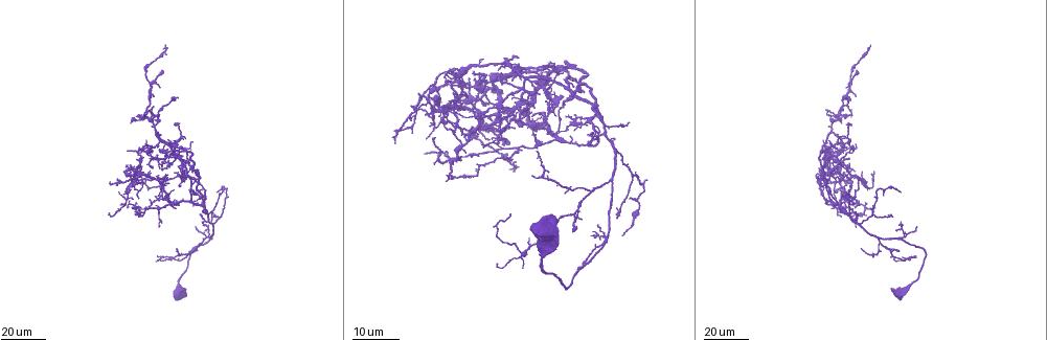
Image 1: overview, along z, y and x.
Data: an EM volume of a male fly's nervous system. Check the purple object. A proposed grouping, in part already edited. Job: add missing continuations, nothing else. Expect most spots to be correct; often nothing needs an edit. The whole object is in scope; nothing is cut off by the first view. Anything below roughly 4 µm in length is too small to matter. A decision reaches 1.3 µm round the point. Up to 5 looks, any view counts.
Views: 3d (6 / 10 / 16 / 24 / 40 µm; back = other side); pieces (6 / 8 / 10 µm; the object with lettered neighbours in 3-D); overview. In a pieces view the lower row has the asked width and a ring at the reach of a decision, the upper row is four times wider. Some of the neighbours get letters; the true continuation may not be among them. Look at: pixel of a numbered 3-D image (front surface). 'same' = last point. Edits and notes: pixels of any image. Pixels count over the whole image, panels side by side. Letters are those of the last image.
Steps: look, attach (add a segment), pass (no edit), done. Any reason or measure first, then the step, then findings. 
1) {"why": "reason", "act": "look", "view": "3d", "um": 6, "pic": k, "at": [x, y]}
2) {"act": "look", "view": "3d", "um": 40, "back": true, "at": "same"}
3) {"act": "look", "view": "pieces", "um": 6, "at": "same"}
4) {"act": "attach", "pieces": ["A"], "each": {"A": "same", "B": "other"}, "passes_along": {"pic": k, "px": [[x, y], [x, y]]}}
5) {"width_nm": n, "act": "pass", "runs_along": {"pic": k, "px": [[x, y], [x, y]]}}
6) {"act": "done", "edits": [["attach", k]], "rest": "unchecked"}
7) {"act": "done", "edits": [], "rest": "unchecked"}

{"why": "thin end", "act": "look", "view": "3d", "um": 24, "pic": 1, "at": [164, 46]}

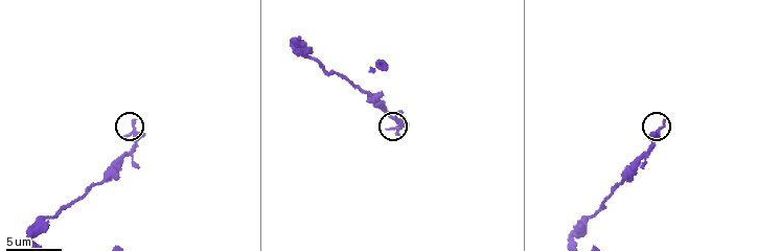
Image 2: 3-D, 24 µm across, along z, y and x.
{"act": "look", "view": "pieces", "um": 6, "pic": 2, "at": [399, 134]}

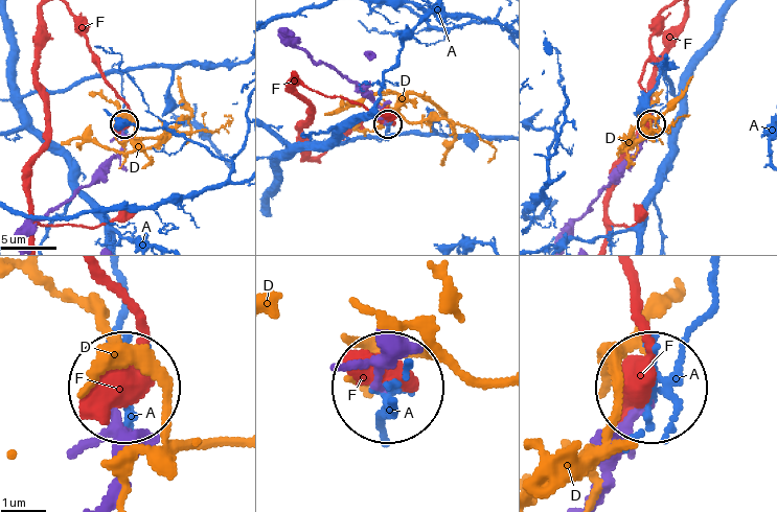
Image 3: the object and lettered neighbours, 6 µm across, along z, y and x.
{"act": "pass", "each": {"A": "other", "D": "other", "F": "other"}, "found": "no lettered segment goes on from it"}

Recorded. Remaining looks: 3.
{"why": "branch stops here", "act": "look", "view": "3d", "um": 24, "pic": 1, "at": [154, 96]}

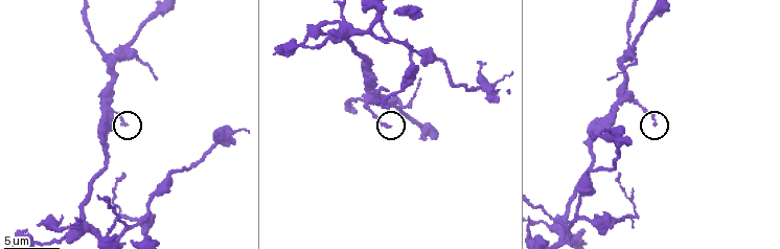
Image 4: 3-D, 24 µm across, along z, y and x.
{"act": "look", "view": "3d", "um": 10, "pic": 4, "at": [126, 124]}

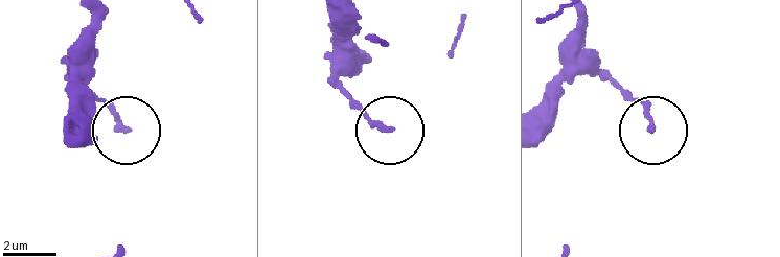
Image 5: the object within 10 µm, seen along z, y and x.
{"act": "look", "view": "pieces", "um": 8, "pic": 5, "at": [652, 127]}

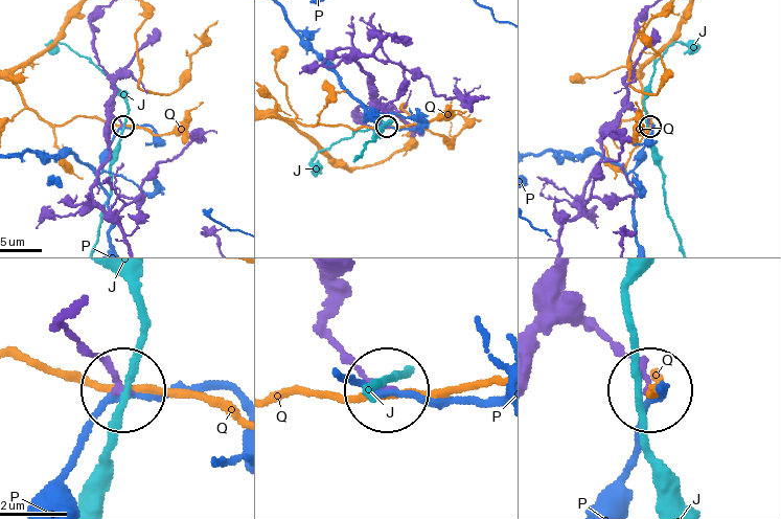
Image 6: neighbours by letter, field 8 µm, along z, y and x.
{"act": "pass", "each": {"J": "other", "P": "other", "Q": "other"}, "found": "no lettered segment goes on from it"}

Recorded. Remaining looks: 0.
{"act": "done", "edits": [], "rest": "unchecked"}

